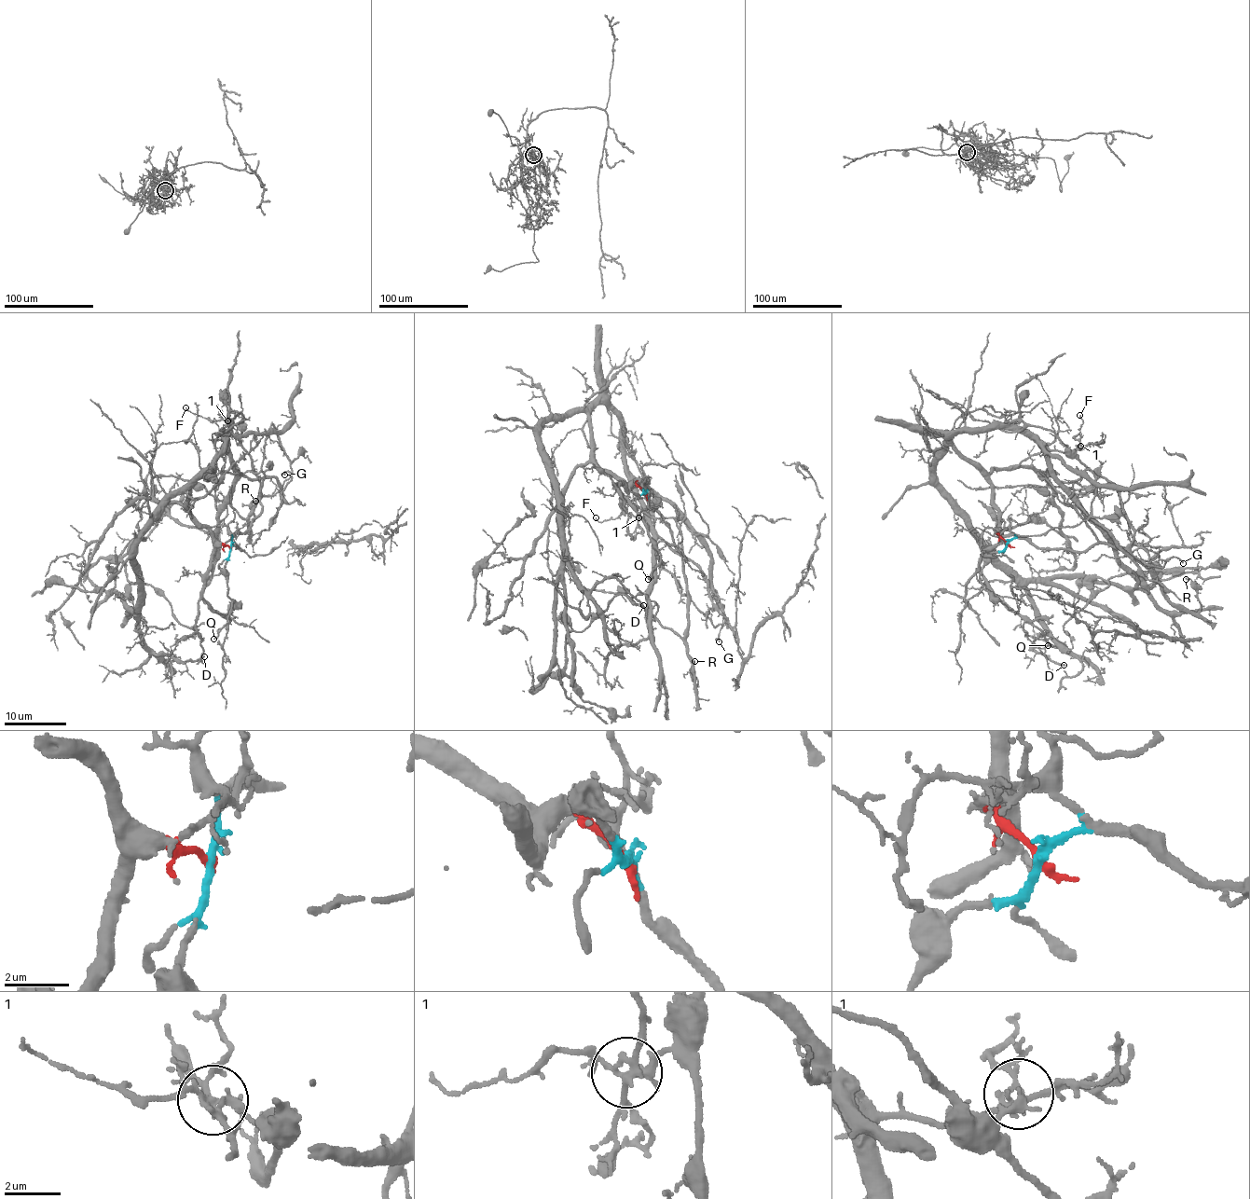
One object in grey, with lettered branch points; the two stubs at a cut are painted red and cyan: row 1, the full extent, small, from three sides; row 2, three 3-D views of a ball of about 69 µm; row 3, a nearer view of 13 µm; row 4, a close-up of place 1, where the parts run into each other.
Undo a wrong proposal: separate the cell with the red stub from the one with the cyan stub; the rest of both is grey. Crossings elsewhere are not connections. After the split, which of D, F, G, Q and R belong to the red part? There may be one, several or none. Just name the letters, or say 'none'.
D, Q

